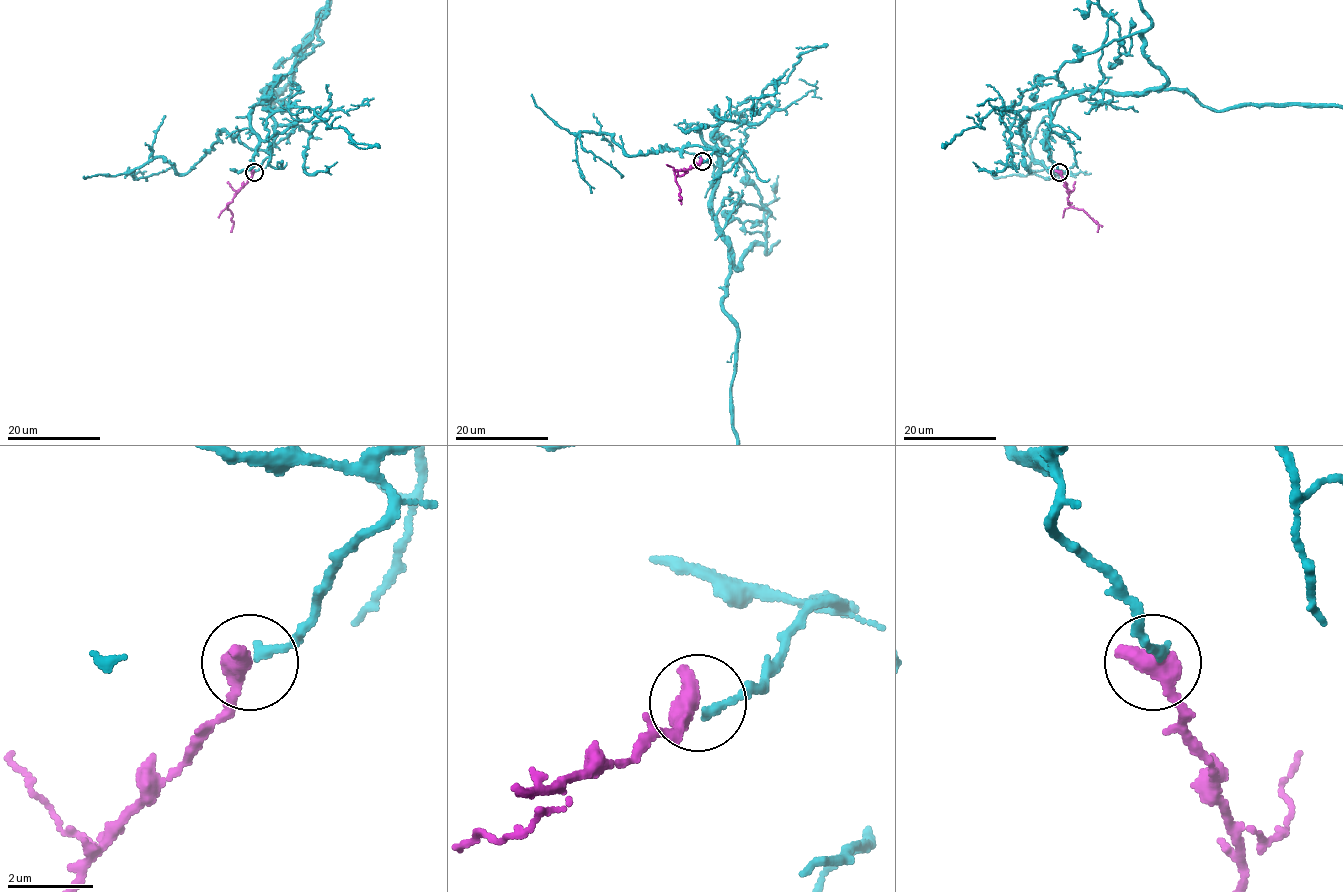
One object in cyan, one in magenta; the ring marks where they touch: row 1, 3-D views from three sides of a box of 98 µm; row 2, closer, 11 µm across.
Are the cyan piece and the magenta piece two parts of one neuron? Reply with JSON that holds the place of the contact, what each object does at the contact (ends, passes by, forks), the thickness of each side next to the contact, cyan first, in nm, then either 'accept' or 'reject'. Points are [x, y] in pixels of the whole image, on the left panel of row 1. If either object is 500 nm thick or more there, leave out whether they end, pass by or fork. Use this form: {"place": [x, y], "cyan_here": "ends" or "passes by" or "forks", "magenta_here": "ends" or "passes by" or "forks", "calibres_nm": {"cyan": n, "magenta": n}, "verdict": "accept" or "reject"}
{"place": [254, 172], "calibres_nm": {"cyan": 200, "magenta": 600}, "verdict": "accept"}

